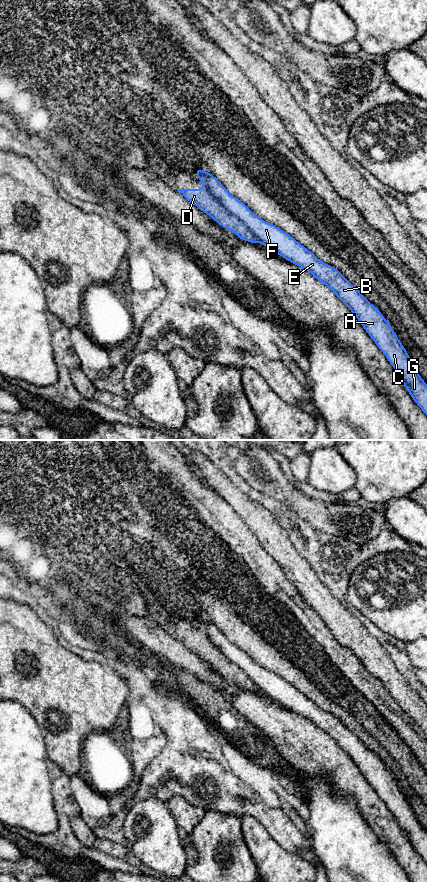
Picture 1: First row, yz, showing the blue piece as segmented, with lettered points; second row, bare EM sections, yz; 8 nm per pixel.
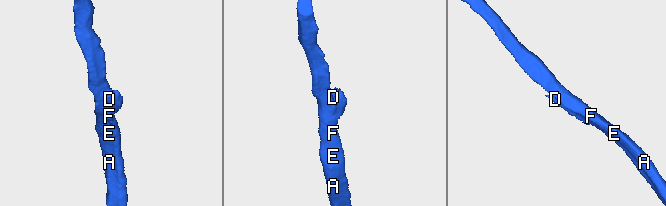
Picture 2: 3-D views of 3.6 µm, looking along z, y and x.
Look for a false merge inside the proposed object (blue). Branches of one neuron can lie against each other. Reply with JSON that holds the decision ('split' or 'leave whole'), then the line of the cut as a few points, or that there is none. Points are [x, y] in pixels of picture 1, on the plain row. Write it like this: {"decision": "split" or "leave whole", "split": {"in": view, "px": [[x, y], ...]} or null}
{"decision": "split", "split": {"in": "yz", "px": [[201, 627], [220, 651], [236, 664], [260, 689]]}}

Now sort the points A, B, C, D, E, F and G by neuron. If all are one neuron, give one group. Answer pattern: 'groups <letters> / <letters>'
groups A B C E F G / D

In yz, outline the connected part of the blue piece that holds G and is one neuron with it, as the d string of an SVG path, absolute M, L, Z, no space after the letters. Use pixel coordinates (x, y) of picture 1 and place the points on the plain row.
M196 617L195 620L197 626L209 636L213 645L218 647L230 662L240 667L269 699L310 720L335 741L384 801L413 848L427 863L427 832L419 823L391 772L379 757L337 717L319 708L282 677L258 665L243 650L232 644L211 621L201 617Z

